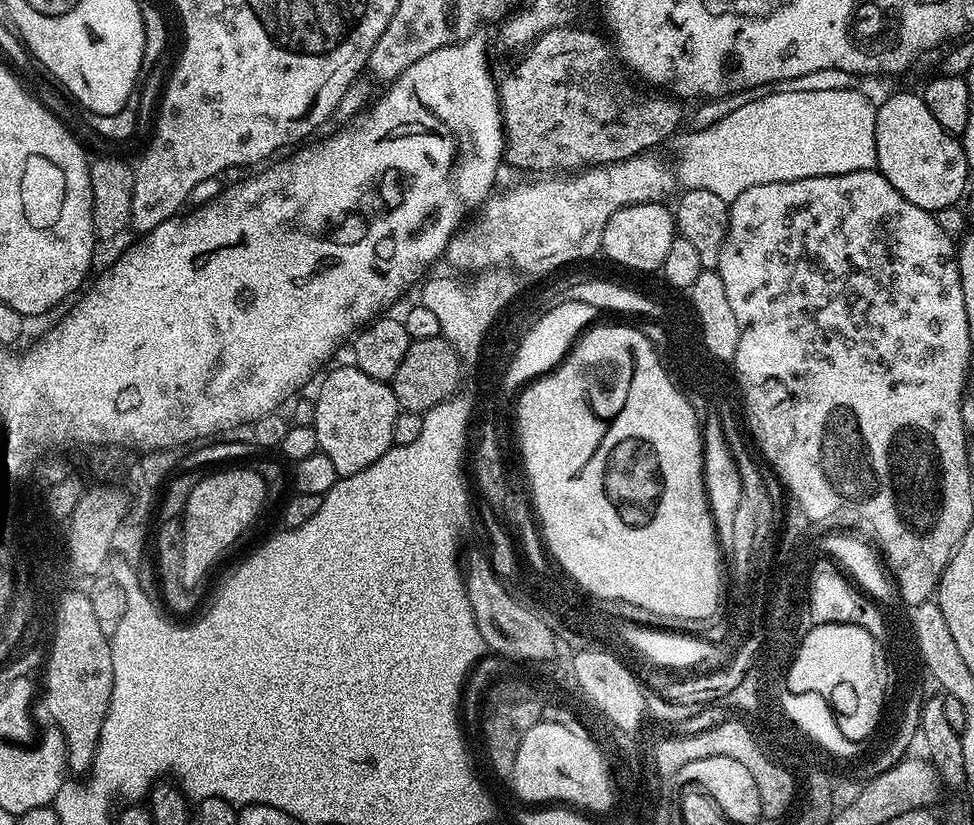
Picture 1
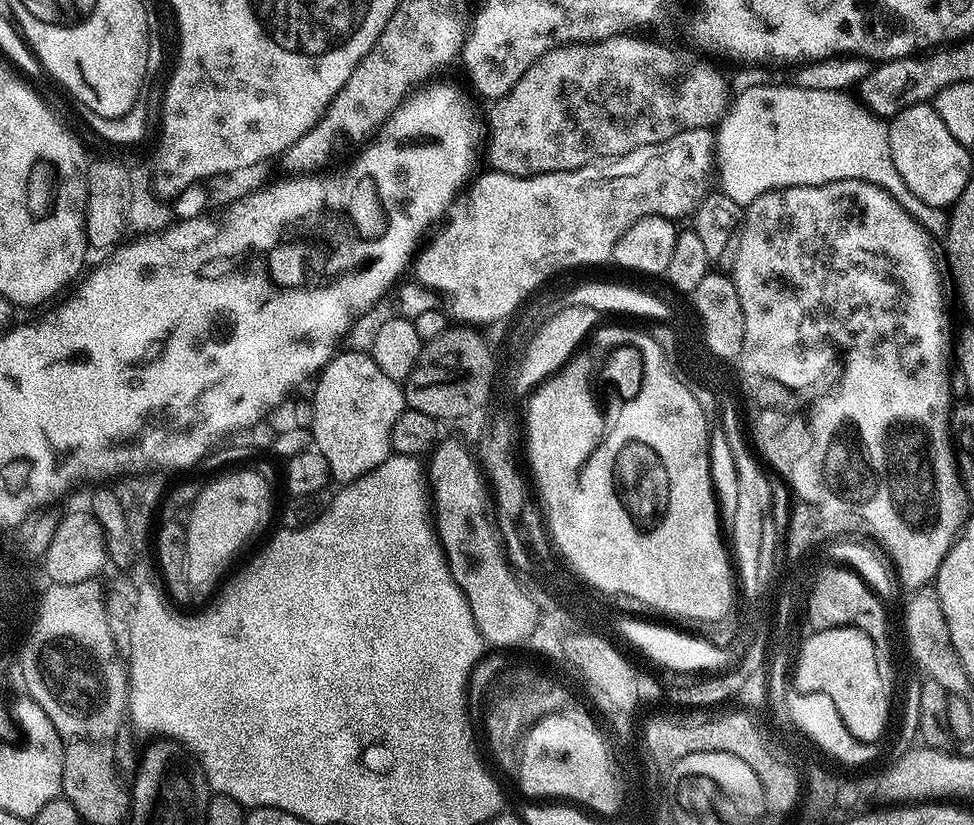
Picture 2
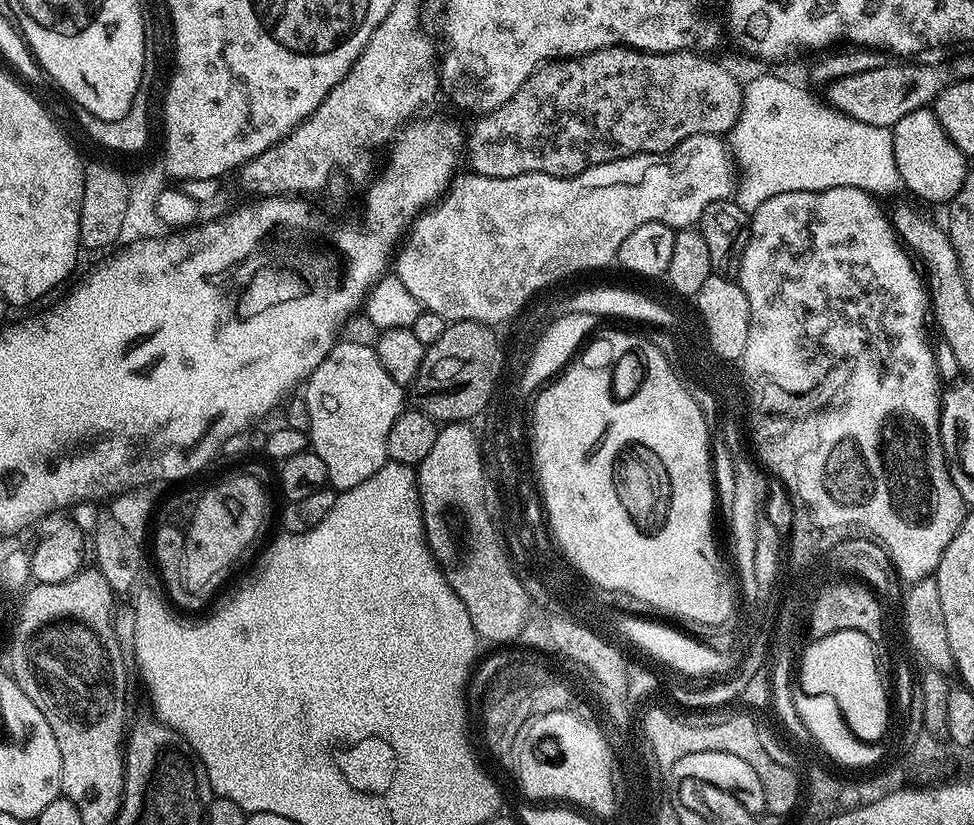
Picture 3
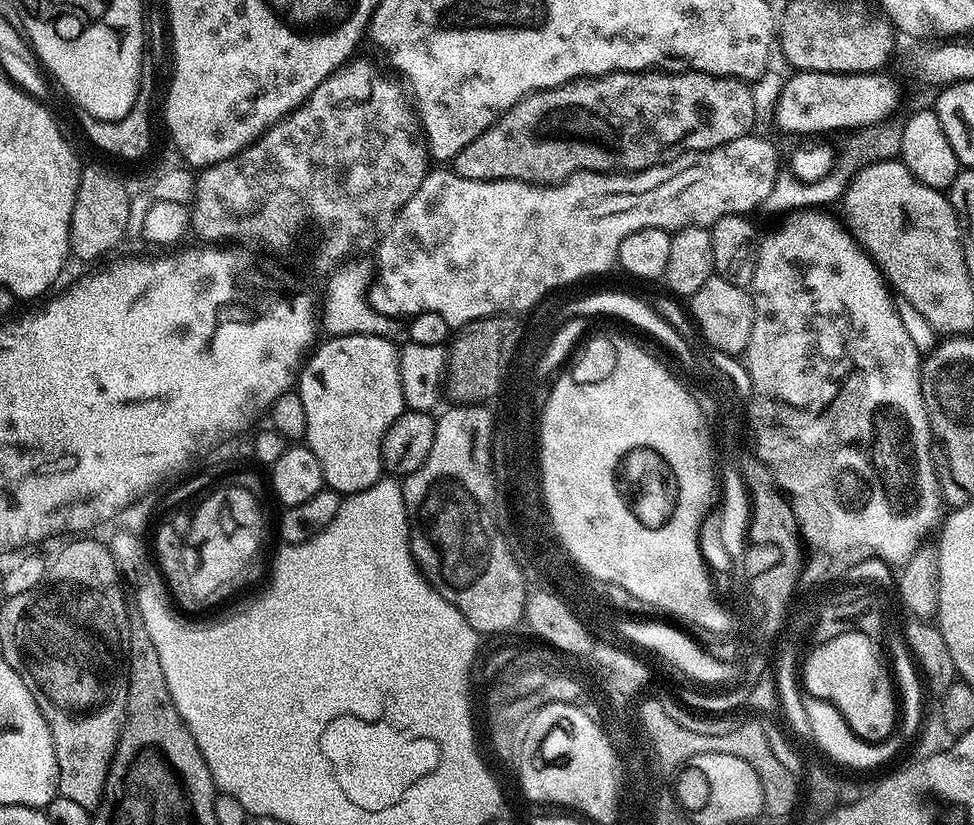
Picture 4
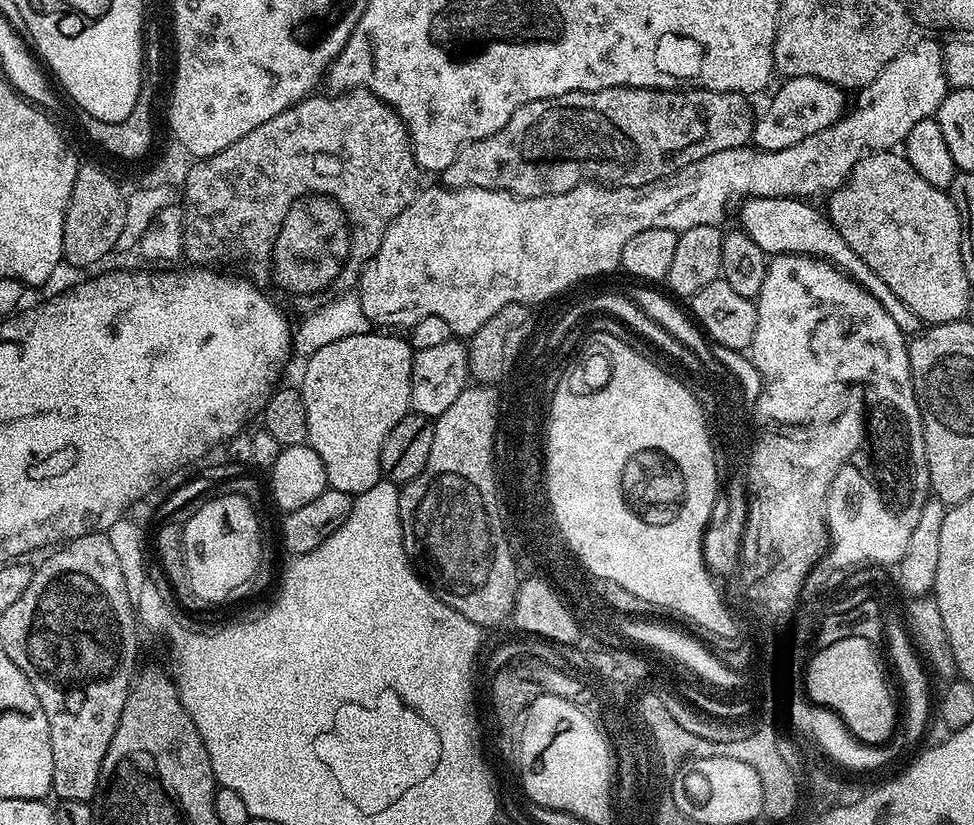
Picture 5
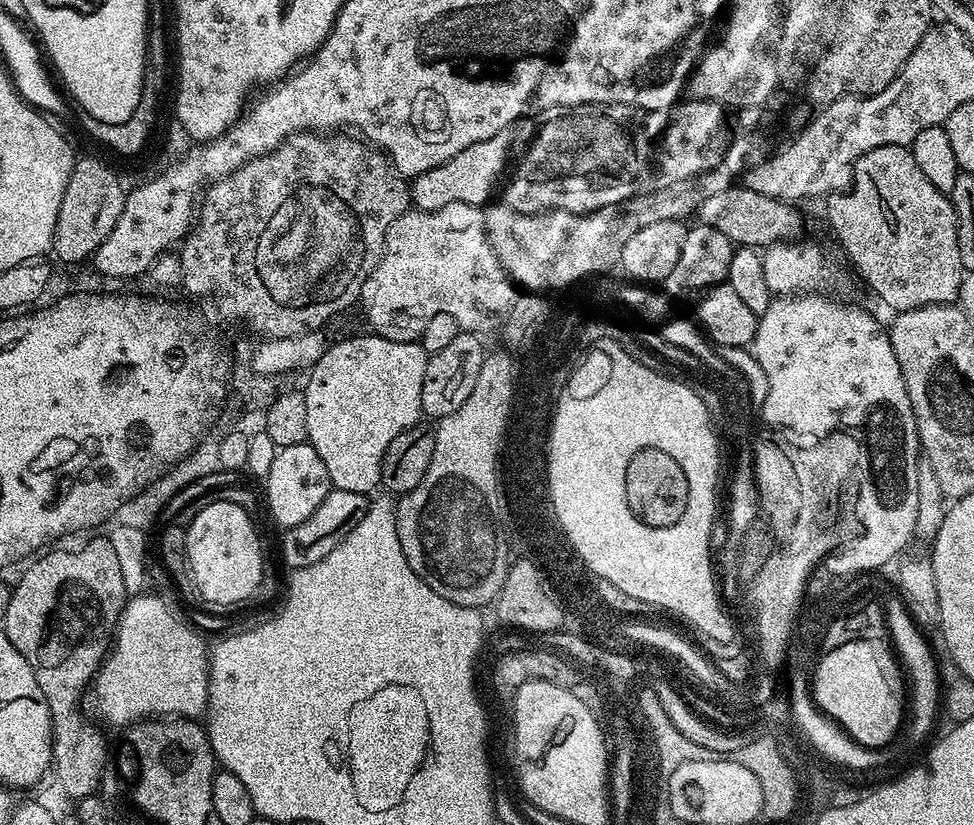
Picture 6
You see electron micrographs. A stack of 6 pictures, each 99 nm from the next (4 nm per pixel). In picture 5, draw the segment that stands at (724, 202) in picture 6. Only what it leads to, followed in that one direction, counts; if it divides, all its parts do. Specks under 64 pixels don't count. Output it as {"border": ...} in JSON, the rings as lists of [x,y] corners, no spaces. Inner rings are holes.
{"border":[[[752,196],[743,201],[737,209],[740,220],[738,226],[762,248],[765,255],[784,255],[790,252],[827,260],[829,264],[835,265],[837,269],[858,282],[868,294],[881,302],[882,308],[890,314],[906,336],[912,336],[921,331],[922,321],[917,315],[894,294],[894,290],[891,290],[890,286],[887,286],[870,266],[866,265],[866,262],[863,262],[862,258],[858,257],[858,254],[855,254],[854,250],[850,249],[827,215],[821,209],[818,211],[809,204],[811,204],[809,201],[799,197],[758,198]]]}

